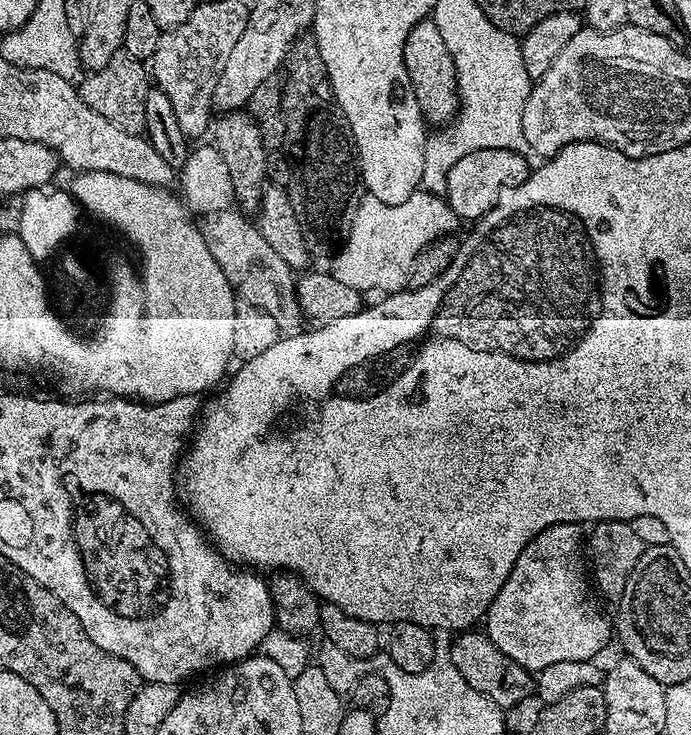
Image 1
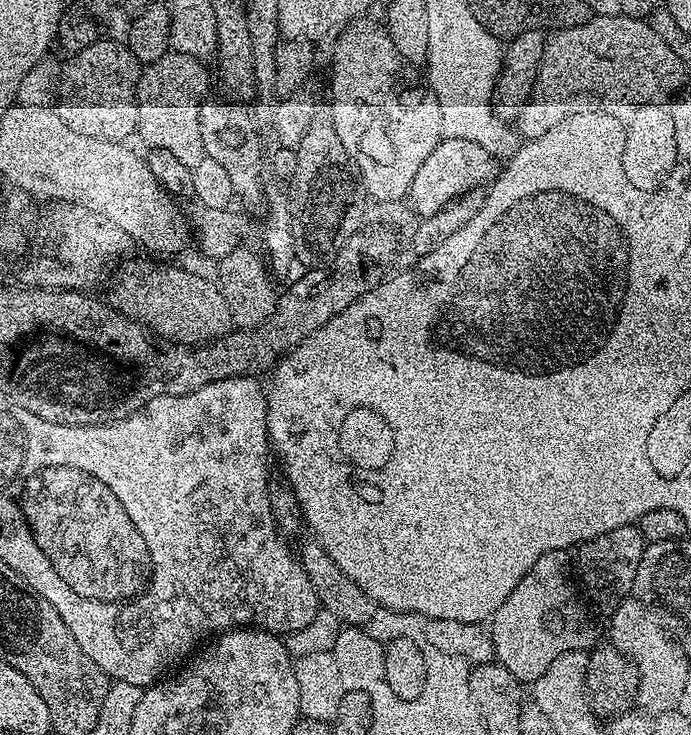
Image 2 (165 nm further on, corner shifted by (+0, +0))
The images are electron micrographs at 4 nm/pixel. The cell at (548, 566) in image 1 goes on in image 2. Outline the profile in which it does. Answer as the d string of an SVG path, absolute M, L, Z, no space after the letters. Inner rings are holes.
M569 553L542 554L526 578L514 586L510 598L506 598L506 602L502 602L502 606L498 606L492 615L490 635L496 660L506 666L514 678L522 682L535 682L542 674L546 674L554 658L567 652L588 652L597 643L596 628L591 618L584 613L585 605L582 600L580 605L579 599L581 597L570 571Z

